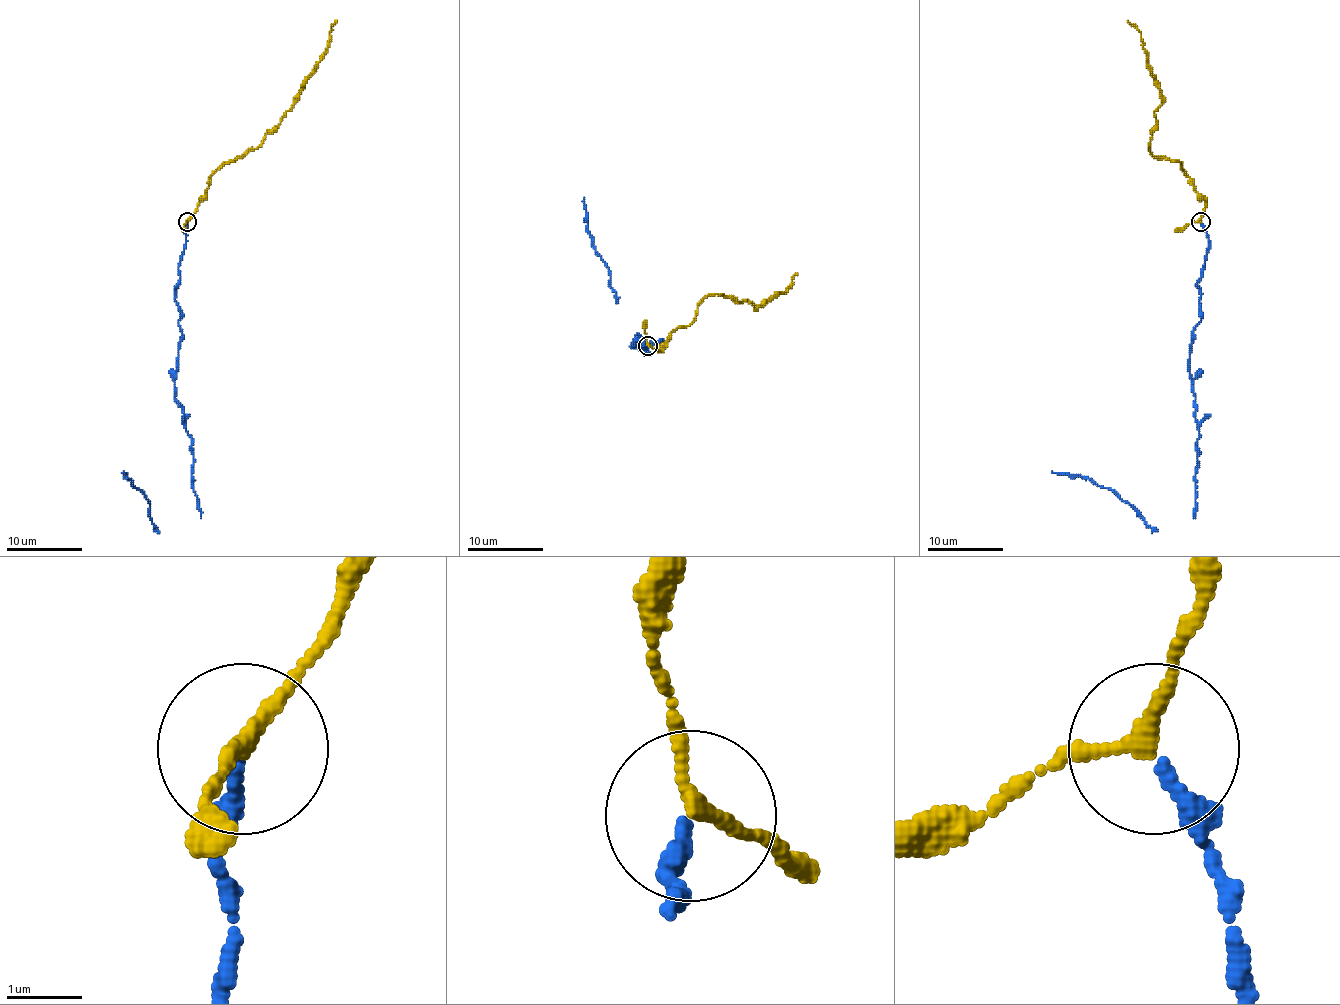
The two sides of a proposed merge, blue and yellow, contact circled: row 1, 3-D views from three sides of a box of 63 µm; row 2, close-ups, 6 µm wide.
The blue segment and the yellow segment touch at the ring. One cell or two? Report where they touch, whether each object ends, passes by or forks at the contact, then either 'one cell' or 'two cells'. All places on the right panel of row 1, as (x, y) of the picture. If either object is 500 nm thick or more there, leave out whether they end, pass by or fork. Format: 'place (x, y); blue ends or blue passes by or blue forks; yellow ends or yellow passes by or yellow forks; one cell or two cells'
place (1200, 221); blue ends; yellow passes by; one cell

